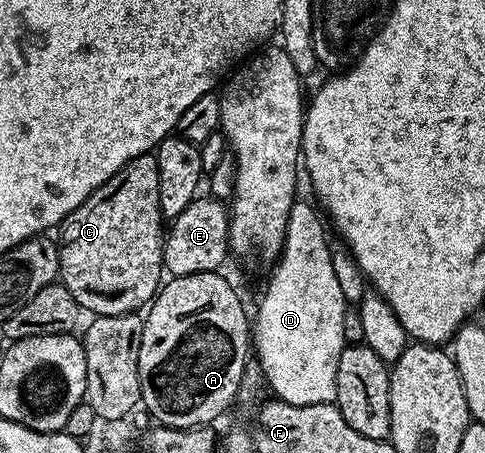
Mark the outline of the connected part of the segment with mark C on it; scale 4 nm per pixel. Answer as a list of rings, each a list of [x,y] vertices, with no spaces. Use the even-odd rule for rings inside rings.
[[[154,155],[134,158],[101,183],[68,215],[59,233],[59,280],[83,312],[120,316],[145,308],[161,288],[165,270],[159,165]]]

